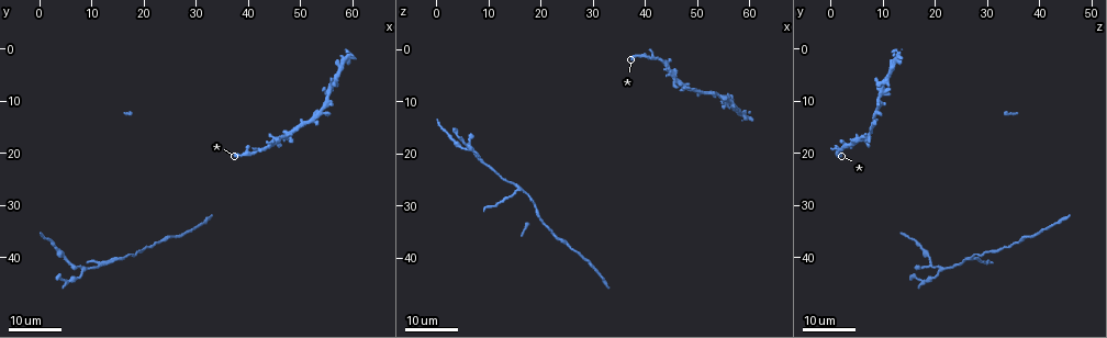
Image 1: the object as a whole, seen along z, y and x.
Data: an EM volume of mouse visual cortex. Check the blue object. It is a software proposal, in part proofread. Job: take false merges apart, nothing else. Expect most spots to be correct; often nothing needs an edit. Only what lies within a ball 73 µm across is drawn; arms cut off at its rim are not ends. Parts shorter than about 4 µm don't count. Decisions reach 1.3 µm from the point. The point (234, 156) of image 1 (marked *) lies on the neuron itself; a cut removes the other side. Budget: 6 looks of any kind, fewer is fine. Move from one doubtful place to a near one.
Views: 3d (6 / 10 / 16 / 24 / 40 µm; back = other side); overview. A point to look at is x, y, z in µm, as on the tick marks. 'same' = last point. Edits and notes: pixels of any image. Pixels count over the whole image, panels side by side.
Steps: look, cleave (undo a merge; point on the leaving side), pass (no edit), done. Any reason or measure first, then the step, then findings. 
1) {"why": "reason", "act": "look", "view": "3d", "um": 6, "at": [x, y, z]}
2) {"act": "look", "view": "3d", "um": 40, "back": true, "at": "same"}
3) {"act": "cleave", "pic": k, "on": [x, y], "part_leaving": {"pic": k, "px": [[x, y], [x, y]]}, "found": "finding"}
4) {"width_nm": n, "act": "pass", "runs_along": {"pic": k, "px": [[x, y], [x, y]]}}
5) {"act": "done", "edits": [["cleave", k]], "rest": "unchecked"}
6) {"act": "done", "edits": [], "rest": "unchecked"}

{"why": "thin arm on a thick one", "act": "look", "view": "3d", "um": 16, "at": [46.0, 17.0, 5.5]}

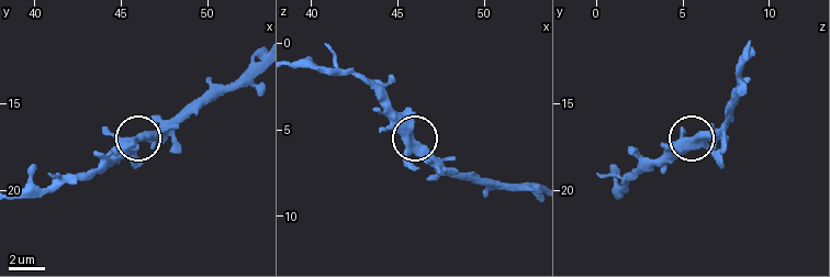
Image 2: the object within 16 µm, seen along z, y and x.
{"act": "look", "view": "3d", "um": 10, "at": [45.7, 17.3, 5.5]}

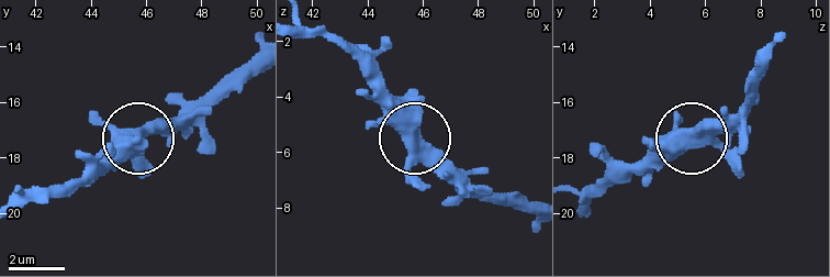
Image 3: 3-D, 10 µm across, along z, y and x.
{"width_nm": 470, "act": "pass", "runs_along": {"pic": 3, "px": [[294, 29], [336, 43], [372, 92], [469, 189]]}, "found": "continuous, no second neuron"}

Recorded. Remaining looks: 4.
{"why": "side arm on a straight run", "act": "look", "view": "3d", "um": 24, "at": [15.5, 40.5, 27.0]}

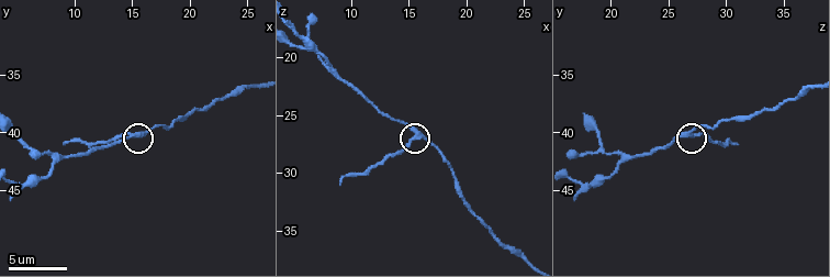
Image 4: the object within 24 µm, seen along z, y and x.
{"act": "look", "view": "3d", "um": 10, "at": [15.4, 40.0, 26.8]}

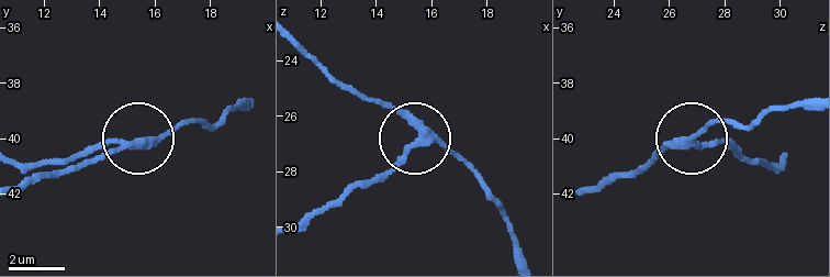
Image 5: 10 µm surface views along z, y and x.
{"side_arm_um": 8, "act": "pass", "found": "continuous, no second neuron"}

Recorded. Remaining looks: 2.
{"why": "calibre changes", "act": "look", "view": "3d", "um": 10, "at": [9.6, 42.0, 22.4]}

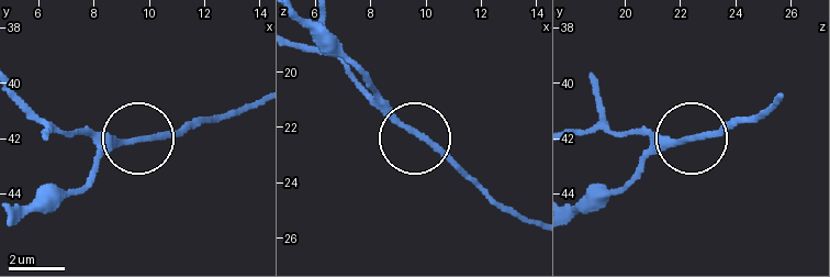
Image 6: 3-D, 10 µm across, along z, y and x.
{"act": "look", "view": "3d", "um": 6, "at": [9.5, 42.0, 22.1]}

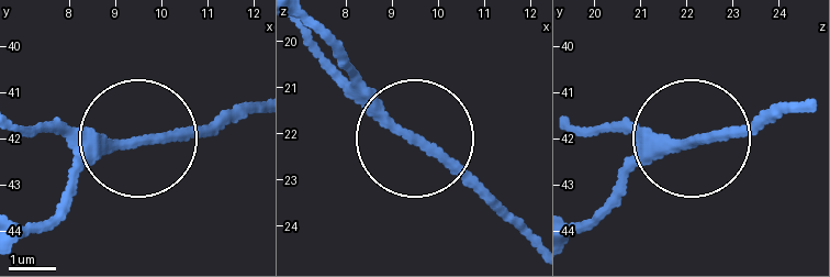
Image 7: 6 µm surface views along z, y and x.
{"act": "pass", "found": "one neuron here"}

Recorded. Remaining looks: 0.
{"act": "done", "edits": [], "rest": "unchecked"}

